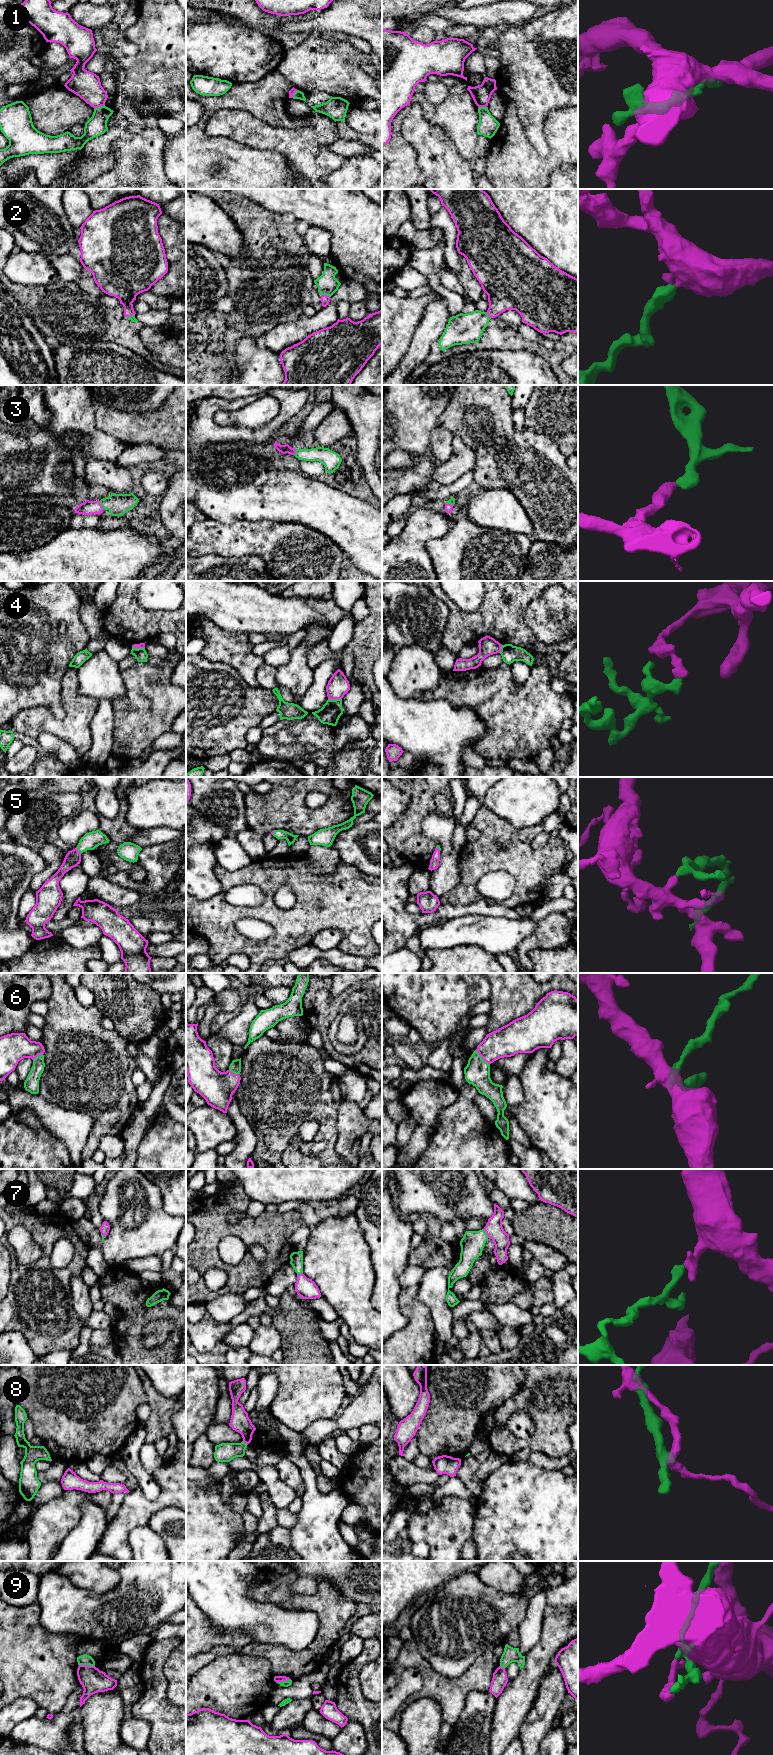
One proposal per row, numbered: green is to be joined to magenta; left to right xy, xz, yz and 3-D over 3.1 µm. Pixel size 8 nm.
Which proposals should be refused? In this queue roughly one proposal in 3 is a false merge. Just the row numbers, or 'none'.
1, 4, 8, 9

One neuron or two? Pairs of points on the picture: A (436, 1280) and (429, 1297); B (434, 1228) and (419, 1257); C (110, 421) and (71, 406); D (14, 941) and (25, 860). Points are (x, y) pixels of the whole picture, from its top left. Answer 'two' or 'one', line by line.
A: one
B: one
C: two
D: one

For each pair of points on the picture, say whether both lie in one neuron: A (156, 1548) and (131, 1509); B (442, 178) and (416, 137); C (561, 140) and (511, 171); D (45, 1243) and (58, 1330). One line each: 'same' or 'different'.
A: different
B: same
C: same
D: same

